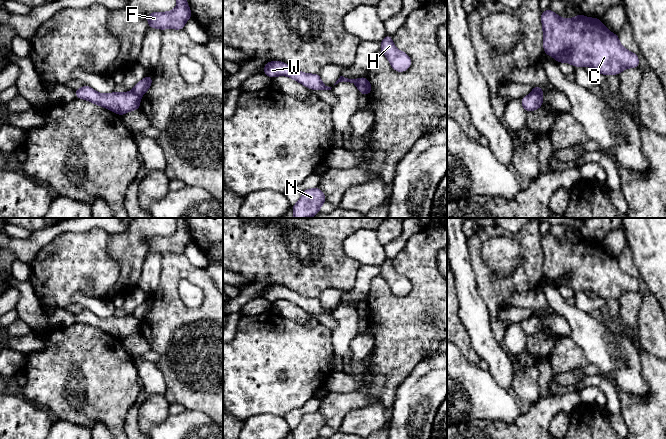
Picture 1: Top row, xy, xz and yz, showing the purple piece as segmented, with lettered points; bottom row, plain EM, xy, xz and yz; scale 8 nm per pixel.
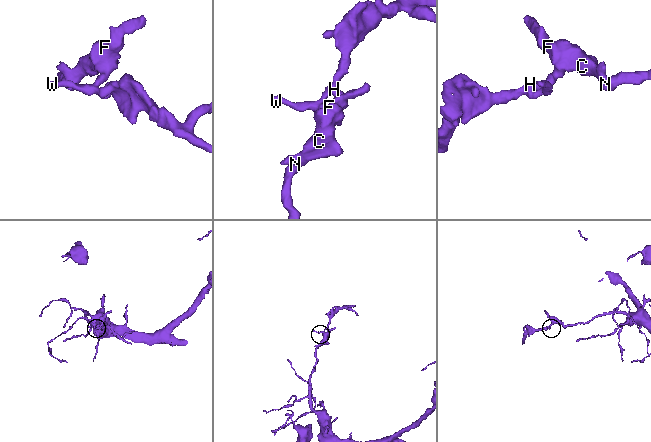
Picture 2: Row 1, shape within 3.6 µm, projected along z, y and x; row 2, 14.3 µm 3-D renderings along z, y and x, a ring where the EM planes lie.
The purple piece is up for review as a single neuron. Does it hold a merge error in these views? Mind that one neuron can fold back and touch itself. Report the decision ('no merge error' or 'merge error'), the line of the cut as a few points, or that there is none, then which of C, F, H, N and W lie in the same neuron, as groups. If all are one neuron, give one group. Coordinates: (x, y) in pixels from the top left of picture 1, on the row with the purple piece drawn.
merge error | yz (532, 91), (538, 92), (541, 95) | C F N / H W

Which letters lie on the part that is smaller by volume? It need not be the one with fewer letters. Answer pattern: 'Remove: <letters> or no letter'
Remove: H, W

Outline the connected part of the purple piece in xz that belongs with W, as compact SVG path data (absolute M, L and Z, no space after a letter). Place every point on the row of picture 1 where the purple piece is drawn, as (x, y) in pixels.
M280 61L267 62L263 68L263 73L271 77L272 79L279 75L285 75L312 90L331 90L332 88L322 83L319 73L303 73L289 66L288 64Z

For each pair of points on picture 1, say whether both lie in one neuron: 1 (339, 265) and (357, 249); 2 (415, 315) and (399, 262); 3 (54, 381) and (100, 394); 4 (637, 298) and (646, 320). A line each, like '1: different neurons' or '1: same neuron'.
1: different neurons
2: same neuron
3: same neuron
4: different neurons

